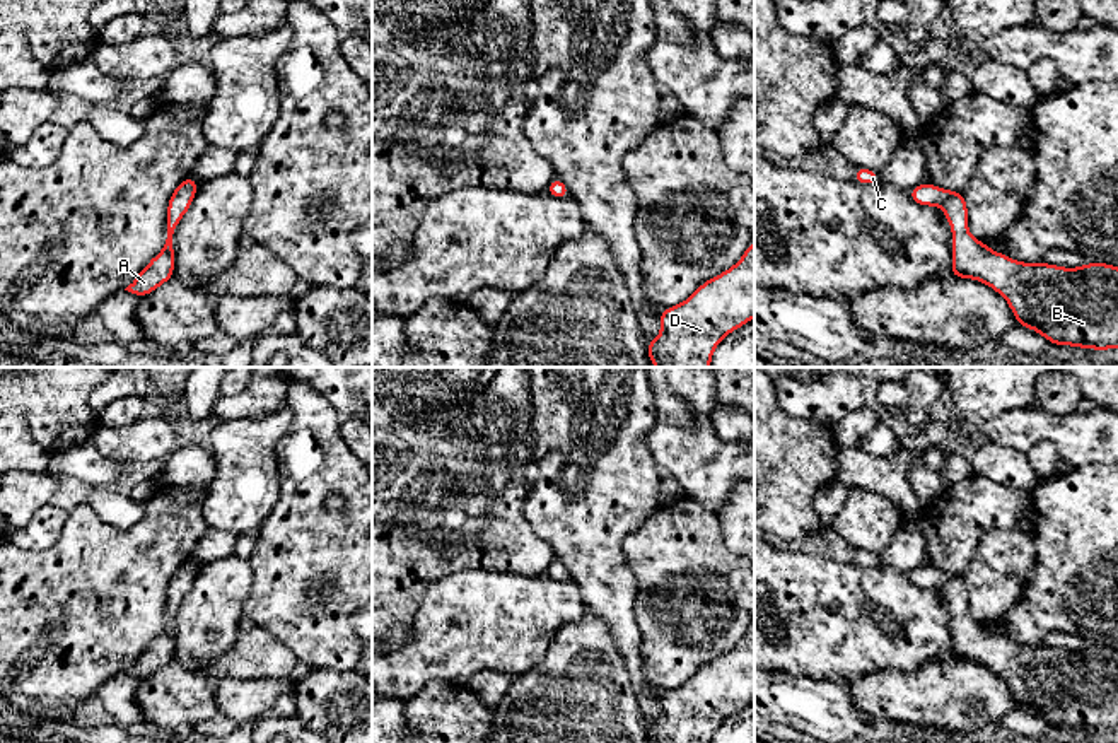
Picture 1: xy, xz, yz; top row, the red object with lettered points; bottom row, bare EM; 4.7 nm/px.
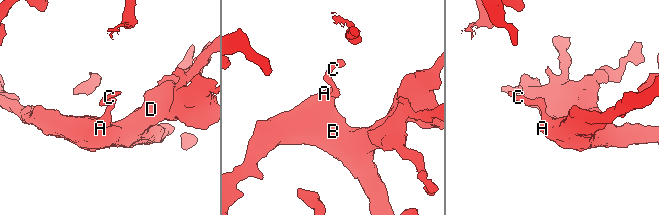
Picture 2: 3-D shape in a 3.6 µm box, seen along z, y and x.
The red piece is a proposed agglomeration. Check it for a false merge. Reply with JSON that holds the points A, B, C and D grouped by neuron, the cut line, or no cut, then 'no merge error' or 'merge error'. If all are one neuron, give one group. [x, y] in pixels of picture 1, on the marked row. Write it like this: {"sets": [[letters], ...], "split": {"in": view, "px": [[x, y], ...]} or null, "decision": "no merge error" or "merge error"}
{"sets": [["A", "B", "C", "D"]], "split": null, "decision": "no merge error"}

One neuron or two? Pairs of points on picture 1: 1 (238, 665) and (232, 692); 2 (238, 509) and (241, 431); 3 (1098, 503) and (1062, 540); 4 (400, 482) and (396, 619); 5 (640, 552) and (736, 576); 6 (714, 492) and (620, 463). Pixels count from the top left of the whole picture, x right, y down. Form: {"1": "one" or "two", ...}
{"1": "two", "2": "one", "3": "one", "4": "one", "5": "one", "6": "two"}

